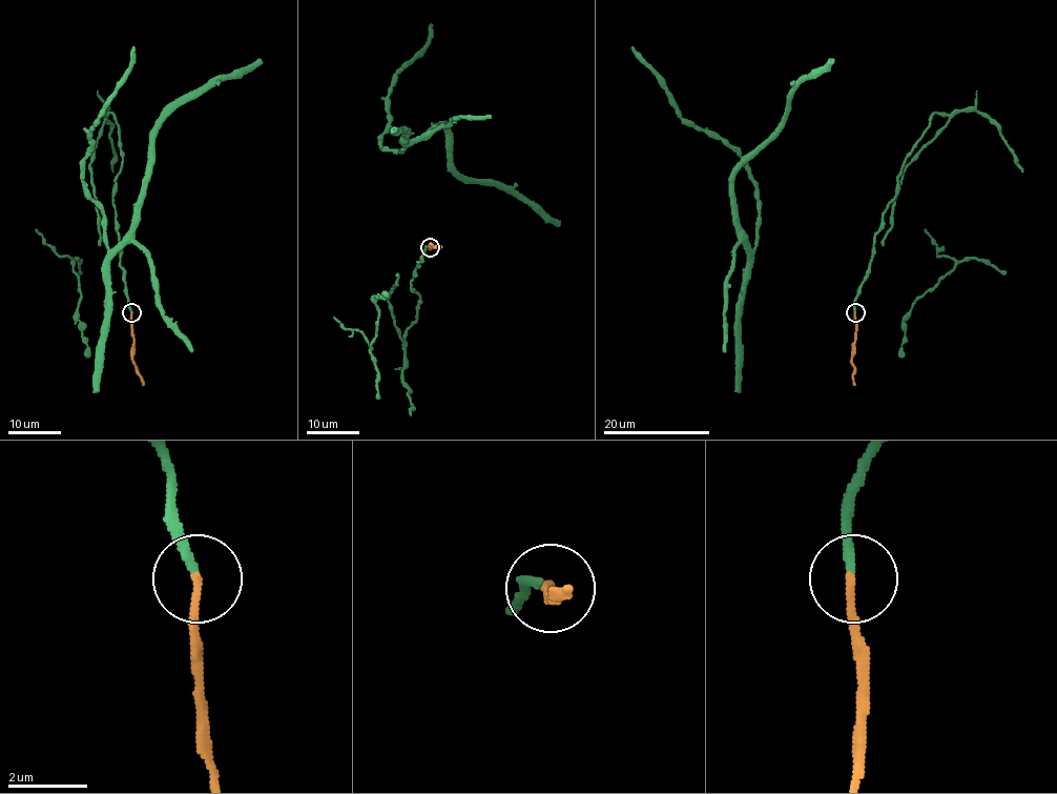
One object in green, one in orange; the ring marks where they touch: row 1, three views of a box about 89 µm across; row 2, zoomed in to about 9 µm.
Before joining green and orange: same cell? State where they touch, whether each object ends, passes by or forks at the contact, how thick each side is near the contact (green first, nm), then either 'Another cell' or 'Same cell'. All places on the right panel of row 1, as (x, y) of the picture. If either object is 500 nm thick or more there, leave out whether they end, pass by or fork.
Place: (855, 312). At the ring green ends. At the ring orange ends. Thickness 240 nm (green) against 220 nm. Same cell

